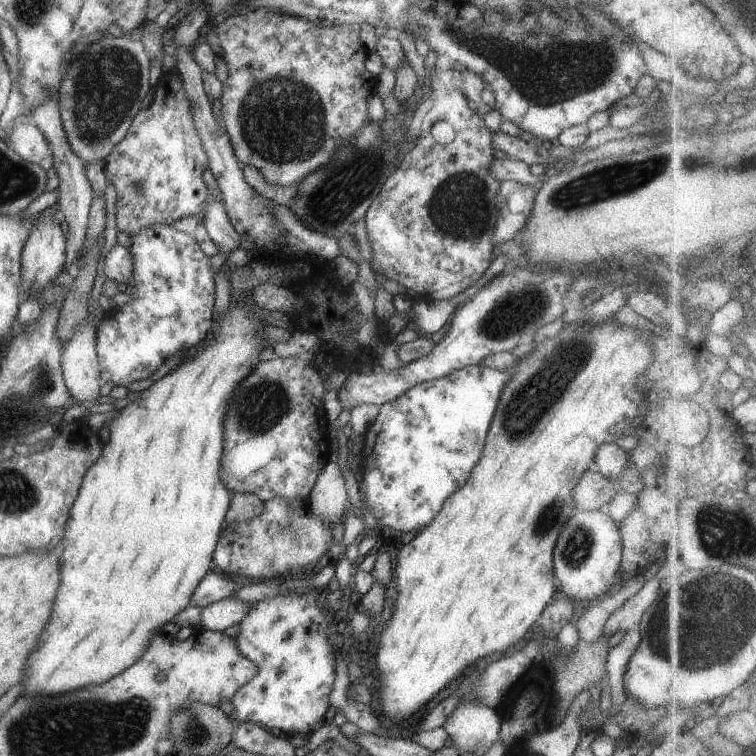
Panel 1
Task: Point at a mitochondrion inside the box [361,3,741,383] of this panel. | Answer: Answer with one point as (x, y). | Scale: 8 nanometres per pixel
(547, 75)

